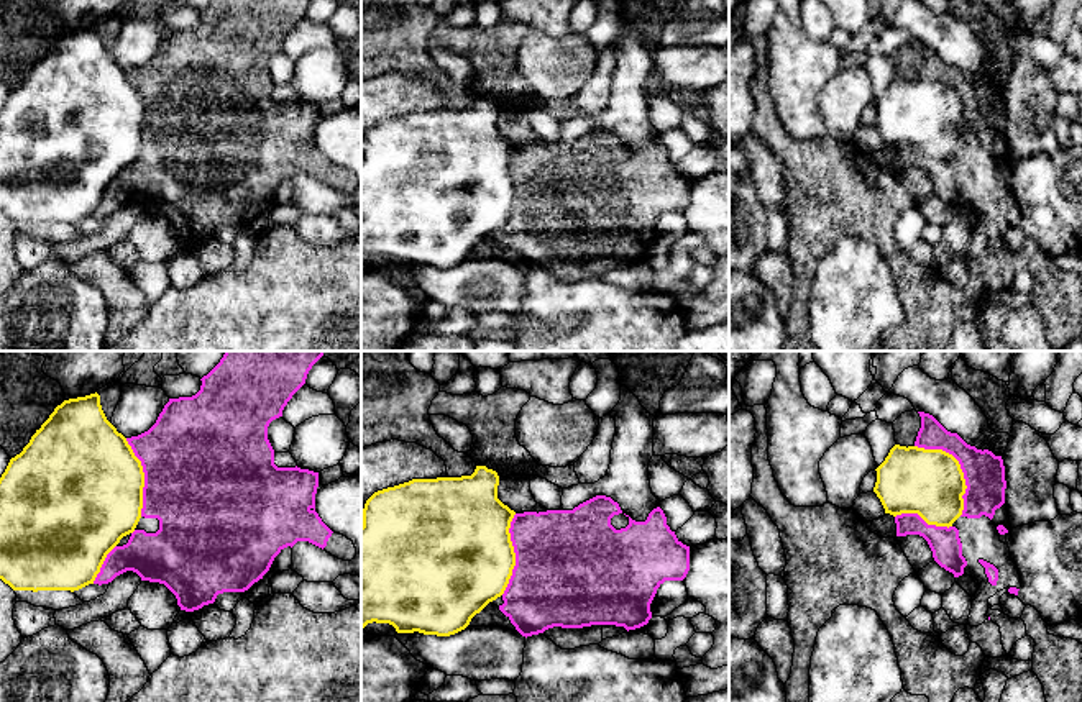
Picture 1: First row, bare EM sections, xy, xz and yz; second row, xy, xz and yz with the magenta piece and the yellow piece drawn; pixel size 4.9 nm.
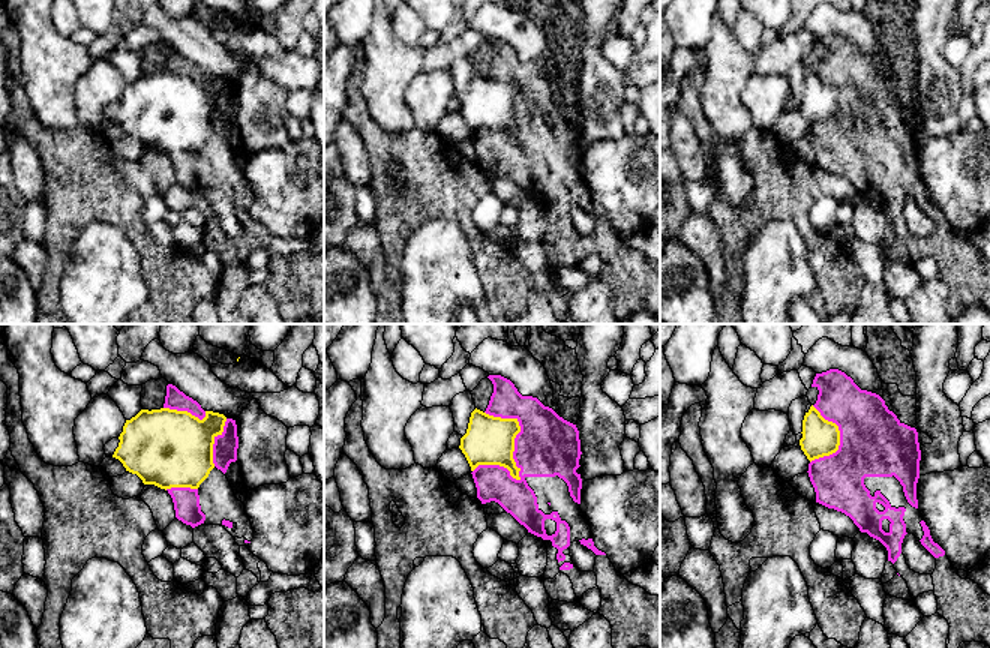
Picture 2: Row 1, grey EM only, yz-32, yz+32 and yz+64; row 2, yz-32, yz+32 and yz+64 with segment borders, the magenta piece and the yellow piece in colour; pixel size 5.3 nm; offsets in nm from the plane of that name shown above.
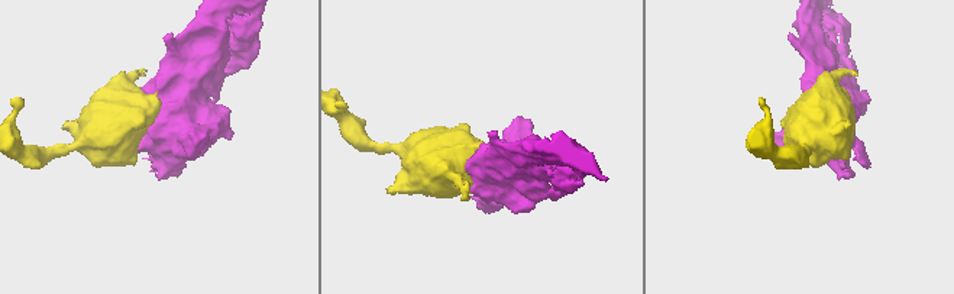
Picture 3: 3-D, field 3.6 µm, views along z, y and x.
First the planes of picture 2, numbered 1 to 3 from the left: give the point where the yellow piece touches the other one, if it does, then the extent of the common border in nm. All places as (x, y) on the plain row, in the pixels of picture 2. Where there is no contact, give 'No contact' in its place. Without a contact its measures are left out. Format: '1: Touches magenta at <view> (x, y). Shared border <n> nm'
1: Touches magenta at yz-32 (215, 107). Shared border 260 nm
2: Touches magenta at yz+32 (516, 99). Shared border 420 nm
3: Touches magenta at yz+64 (840, 102). Shared border 320 nm

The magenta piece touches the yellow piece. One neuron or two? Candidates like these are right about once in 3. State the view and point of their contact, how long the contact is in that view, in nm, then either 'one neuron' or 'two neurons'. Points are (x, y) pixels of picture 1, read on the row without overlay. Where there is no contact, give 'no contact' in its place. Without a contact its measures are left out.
contact yz (961, 100); length 420 nm; two neurons

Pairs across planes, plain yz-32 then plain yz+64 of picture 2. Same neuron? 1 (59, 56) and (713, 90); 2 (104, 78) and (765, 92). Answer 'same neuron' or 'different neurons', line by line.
1: same neuron
2: same neuron

